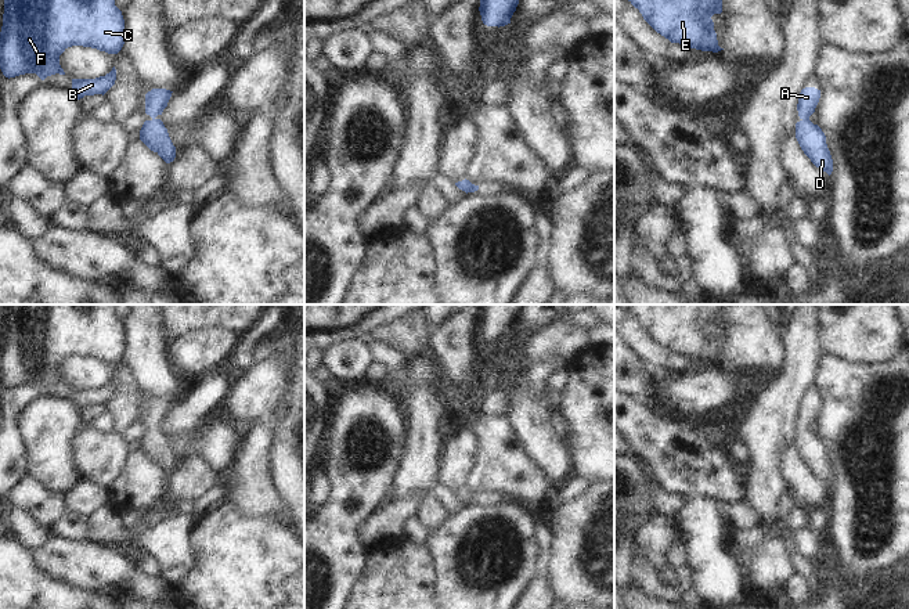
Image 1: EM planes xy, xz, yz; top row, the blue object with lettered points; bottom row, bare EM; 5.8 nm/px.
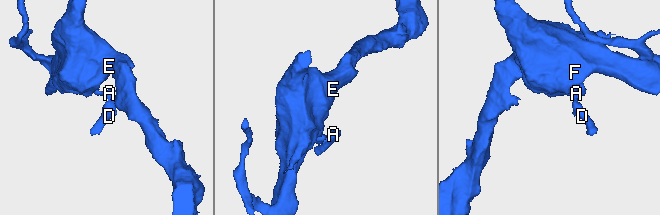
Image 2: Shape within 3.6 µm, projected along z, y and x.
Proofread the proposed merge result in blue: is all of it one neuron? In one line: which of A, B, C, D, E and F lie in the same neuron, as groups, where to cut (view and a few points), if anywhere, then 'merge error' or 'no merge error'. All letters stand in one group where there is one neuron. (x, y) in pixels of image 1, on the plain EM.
A B C D E F | no cut | no merge error

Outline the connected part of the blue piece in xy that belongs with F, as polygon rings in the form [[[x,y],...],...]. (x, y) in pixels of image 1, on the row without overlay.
[[[6,304],[0,379],[6,388],[65,385],[59,365],[72,356],[118,364],[126,349],[115,304]]]

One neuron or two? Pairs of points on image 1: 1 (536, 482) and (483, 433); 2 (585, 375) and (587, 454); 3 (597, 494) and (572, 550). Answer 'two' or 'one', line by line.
1: one
2: one
3: one

